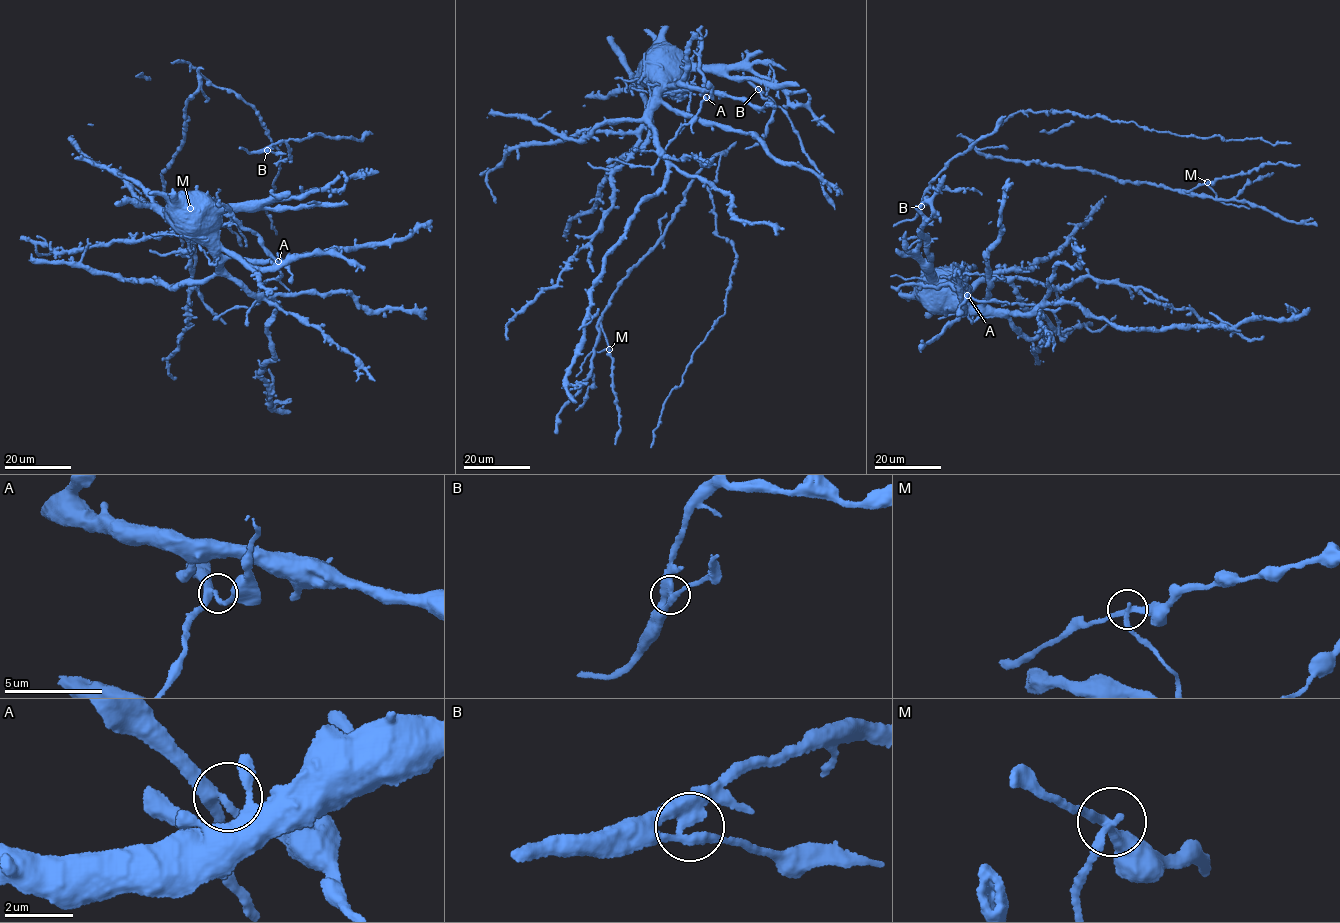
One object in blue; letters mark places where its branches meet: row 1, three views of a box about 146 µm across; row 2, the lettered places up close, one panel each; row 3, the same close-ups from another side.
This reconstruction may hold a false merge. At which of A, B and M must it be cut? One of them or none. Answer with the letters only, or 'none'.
M

